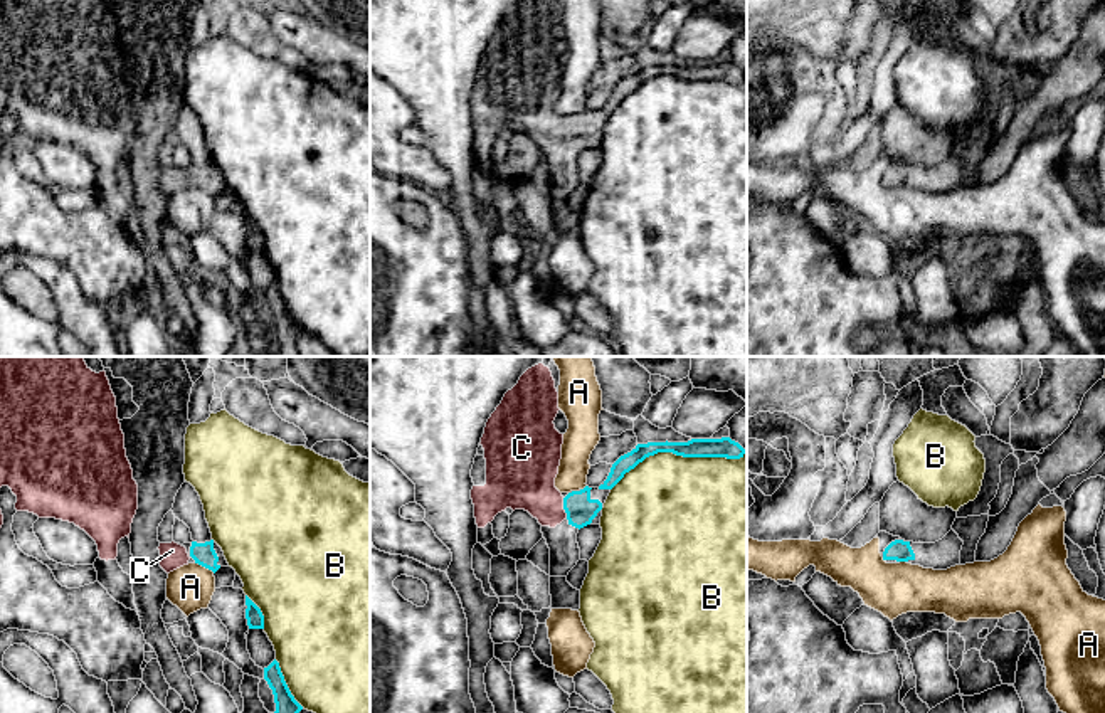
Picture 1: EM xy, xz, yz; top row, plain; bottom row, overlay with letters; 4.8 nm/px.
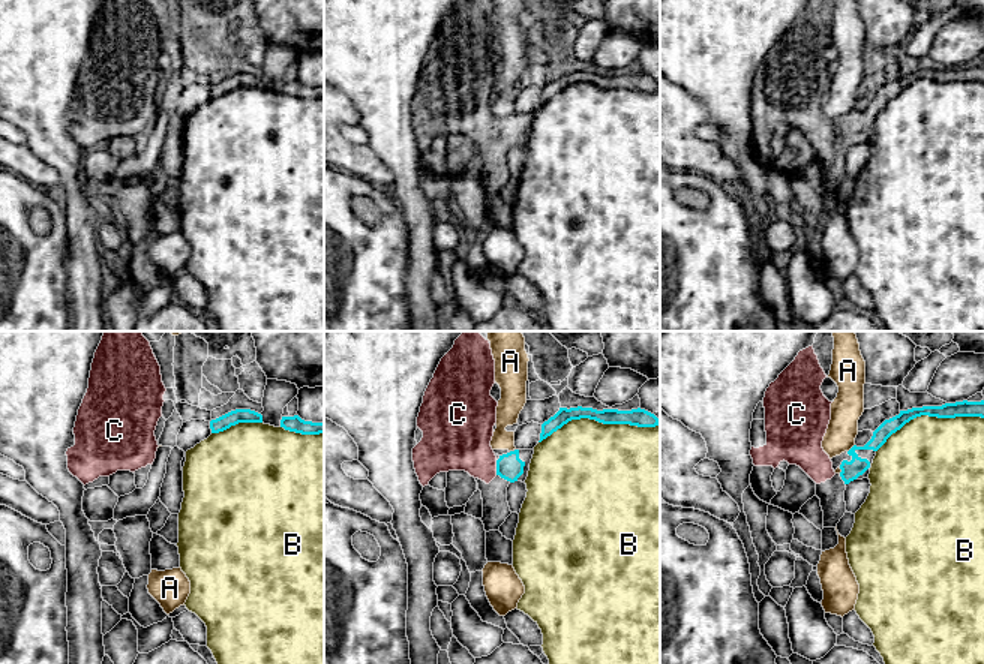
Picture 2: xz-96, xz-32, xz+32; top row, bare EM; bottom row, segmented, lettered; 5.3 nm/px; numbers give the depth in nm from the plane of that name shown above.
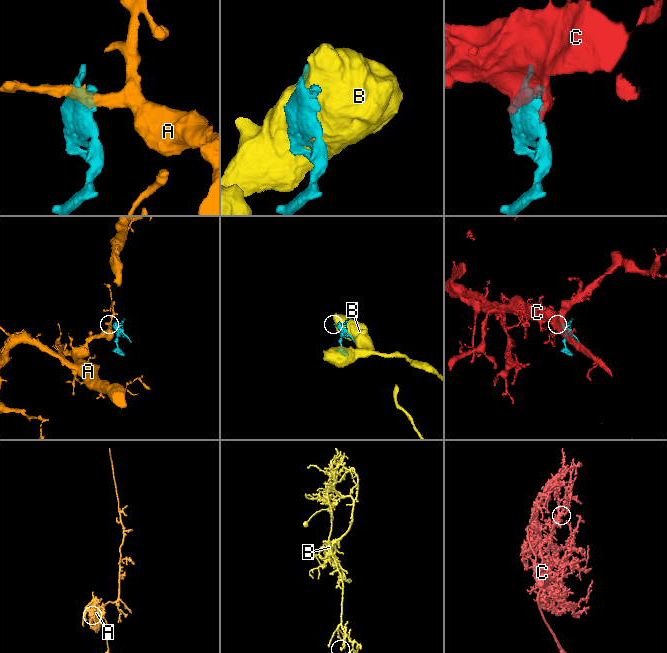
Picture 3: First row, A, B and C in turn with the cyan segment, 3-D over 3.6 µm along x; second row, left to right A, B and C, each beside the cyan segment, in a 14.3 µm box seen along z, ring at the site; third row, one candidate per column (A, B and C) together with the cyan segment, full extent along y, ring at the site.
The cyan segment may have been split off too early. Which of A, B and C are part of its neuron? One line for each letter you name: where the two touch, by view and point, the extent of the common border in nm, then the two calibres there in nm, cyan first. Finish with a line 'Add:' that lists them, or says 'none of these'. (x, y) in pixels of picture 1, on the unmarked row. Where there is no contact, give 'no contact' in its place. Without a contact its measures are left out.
C: meets cyan in xz at (564, 132); contact 100 nm long; 150 nm thick on the cyan side, 300 nm on the other
Add: C

